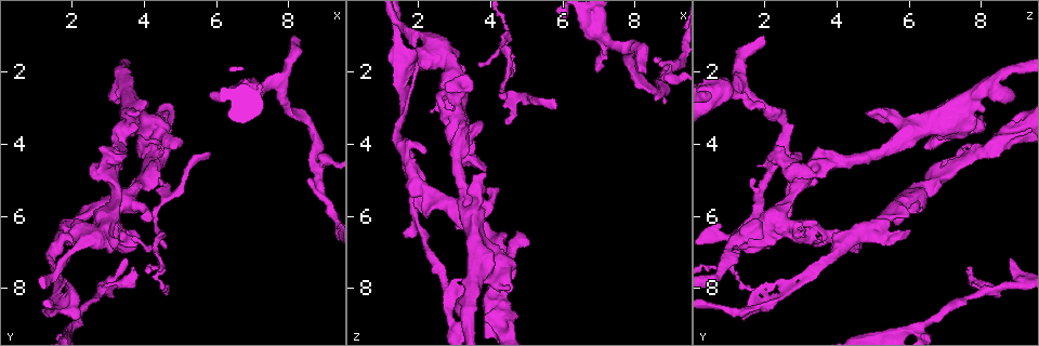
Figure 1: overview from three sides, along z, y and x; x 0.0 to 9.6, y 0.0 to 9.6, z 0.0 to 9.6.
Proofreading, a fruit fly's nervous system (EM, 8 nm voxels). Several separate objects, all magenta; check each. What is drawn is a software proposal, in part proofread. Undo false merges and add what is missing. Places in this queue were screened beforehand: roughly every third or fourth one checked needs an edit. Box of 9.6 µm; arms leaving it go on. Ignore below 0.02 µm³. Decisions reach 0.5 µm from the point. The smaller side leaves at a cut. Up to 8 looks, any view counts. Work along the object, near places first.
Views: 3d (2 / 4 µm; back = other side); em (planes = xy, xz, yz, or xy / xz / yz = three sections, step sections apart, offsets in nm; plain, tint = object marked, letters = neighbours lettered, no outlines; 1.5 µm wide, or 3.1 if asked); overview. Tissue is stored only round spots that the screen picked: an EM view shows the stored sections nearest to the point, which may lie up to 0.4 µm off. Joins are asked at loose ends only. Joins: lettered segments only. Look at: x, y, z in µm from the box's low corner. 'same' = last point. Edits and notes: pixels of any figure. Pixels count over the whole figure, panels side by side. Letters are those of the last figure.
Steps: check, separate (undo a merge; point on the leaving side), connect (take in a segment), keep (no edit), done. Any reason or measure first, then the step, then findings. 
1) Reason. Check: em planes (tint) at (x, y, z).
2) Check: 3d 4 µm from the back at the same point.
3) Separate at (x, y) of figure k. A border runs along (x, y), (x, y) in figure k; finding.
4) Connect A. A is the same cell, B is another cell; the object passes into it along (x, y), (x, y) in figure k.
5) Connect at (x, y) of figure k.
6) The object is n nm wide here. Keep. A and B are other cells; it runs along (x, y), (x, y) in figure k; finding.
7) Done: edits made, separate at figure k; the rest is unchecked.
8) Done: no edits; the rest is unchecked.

Branch stops here. Check: 3d 2 µm at (8.15, 1.00, 2.00).

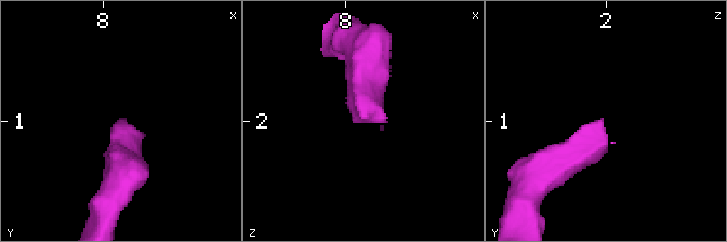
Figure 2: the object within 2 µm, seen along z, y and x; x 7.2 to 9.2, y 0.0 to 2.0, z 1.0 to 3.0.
Check: em xz step 8 (letters) at (8.18, 0.98, 1.98).

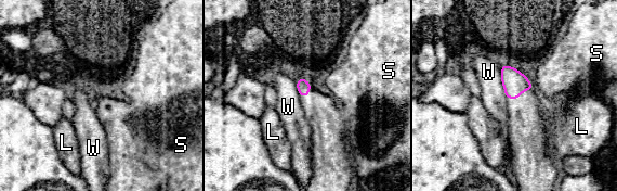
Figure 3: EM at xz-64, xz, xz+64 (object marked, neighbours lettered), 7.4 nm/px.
Check: em planes (letters) at the same point.

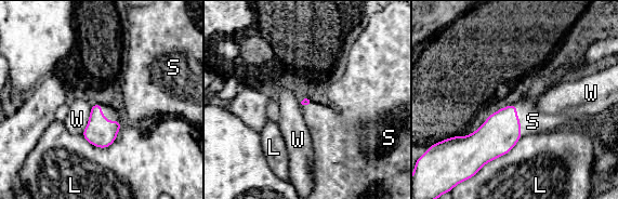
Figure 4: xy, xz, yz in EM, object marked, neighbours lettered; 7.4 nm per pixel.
Connect S. S is the same cell, L and W are other cells; the object passes into it along (501, 131), (518, 120), (533, 121) in figure 4; it goes on there.

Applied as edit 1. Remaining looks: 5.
Check: overview.

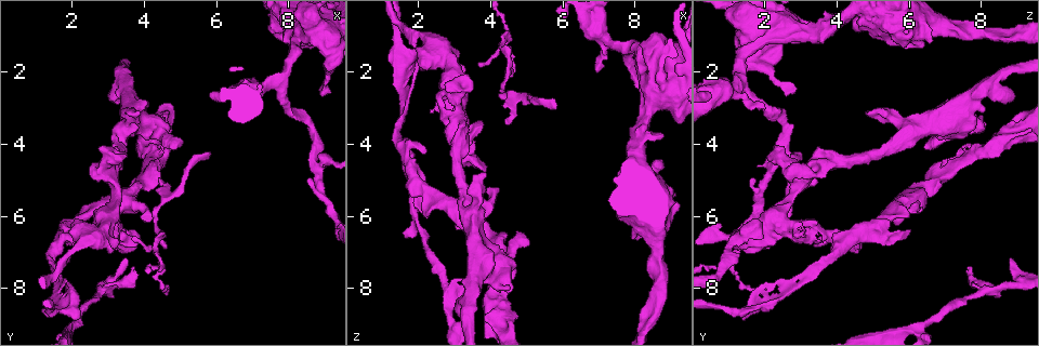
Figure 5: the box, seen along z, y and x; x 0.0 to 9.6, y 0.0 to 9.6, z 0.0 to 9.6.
Free end. Check: em xz step 4 (tint) at (8.85, 2.45, 2.80).

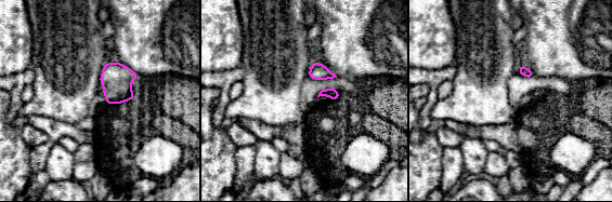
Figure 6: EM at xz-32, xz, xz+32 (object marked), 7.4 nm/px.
Check: em planes (letters) at the same point.

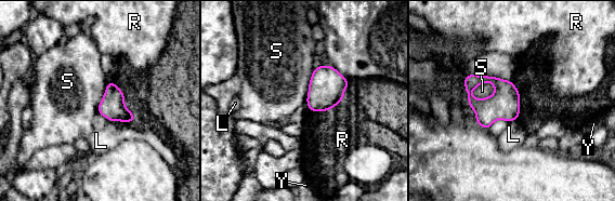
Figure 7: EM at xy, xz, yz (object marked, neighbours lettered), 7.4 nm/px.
The object is 190 nm wide here. Keep. L, R, S and Y are other cells; a border runs along (495, 86), (480, 83), (470, 93) in figure 7; no lettered segment goes on from it.

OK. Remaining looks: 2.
An open end. Check: em planes (plain) at (5.85, 4.30, 2.95).

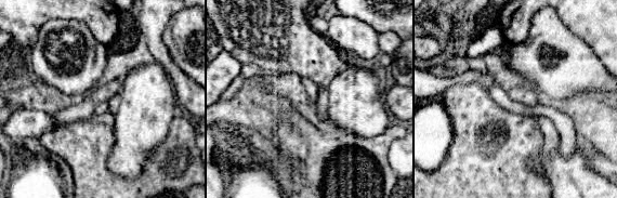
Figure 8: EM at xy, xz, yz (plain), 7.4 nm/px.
See the neighbours. Check: em planes (letters) at the same point.

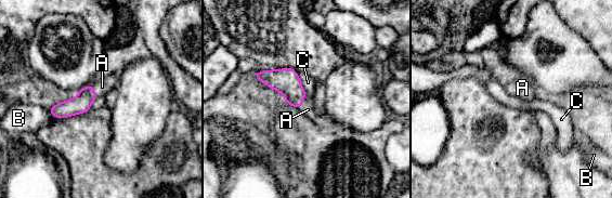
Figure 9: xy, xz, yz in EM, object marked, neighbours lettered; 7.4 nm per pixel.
Connect A. A is the same cell, B and C are other cells; the object passes into it along (286, 81), (302, 102), (308, 109) in figure 9; it goes on there.

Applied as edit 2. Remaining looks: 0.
Done: edits made, connect at figure 4, connect at figure 9; the rest is unchecked.

